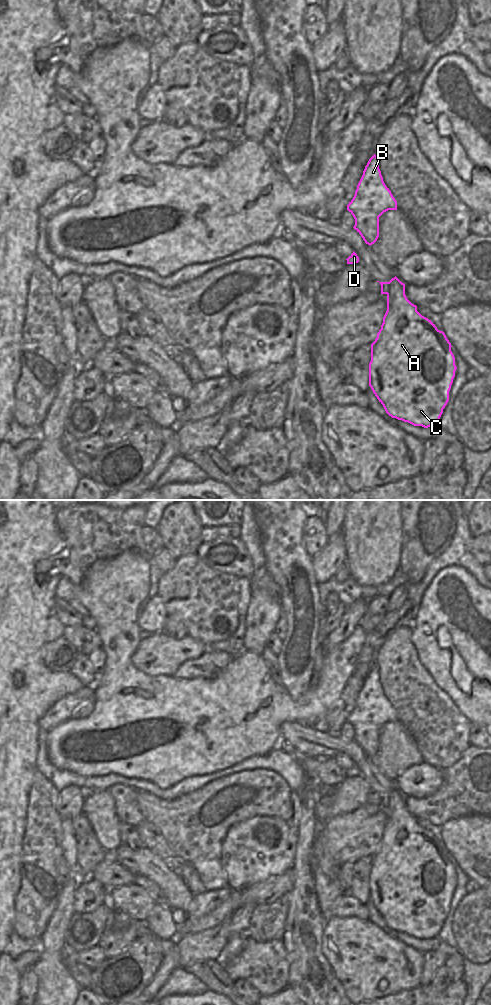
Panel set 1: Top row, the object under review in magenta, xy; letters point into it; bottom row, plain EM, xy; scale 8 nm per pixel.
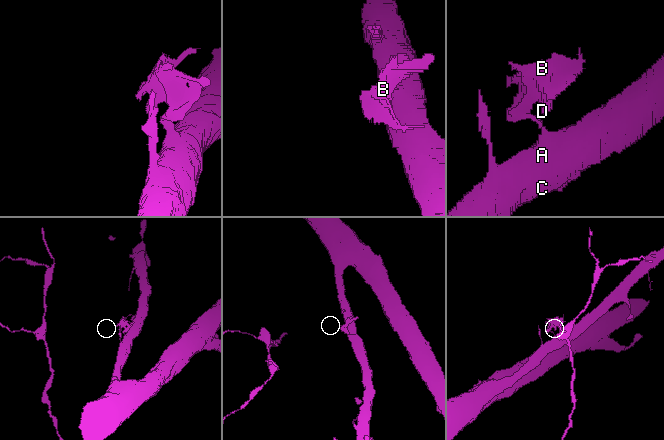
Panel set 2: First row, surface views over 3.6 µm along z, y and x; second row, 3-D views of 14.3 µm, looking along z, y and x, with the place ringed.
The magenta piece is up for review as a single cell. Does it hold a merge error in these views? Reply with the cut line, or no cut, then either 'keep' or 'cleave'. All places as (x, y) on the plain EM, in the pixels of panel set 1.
cut xy (400, 793), (391, 793), (387, 806); cleave

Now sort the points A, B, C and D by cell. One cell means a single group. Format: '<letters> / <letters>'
A C / B D

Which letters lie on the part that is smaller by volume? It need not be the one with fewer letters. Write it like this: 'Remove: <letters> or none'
Remove: B, D

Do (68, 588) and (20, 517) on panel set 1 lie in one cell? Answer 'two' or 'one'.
two

